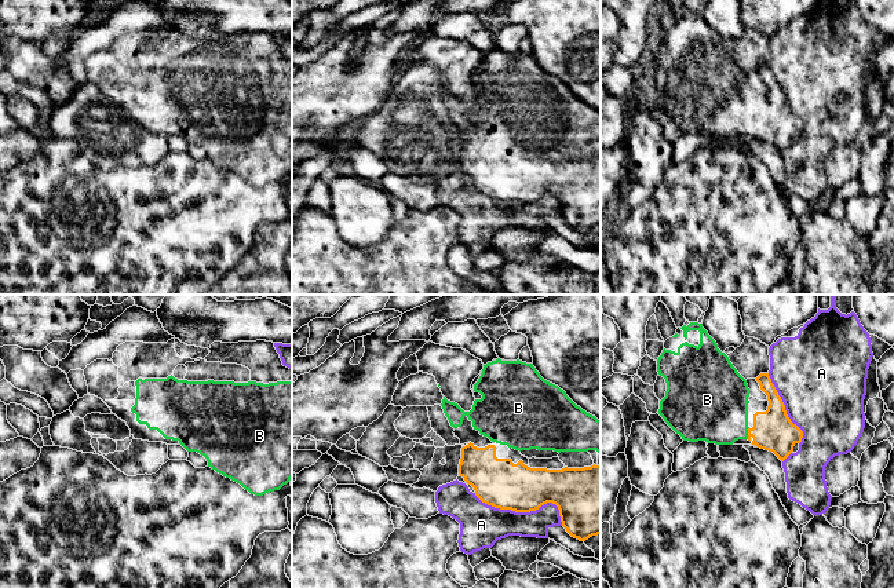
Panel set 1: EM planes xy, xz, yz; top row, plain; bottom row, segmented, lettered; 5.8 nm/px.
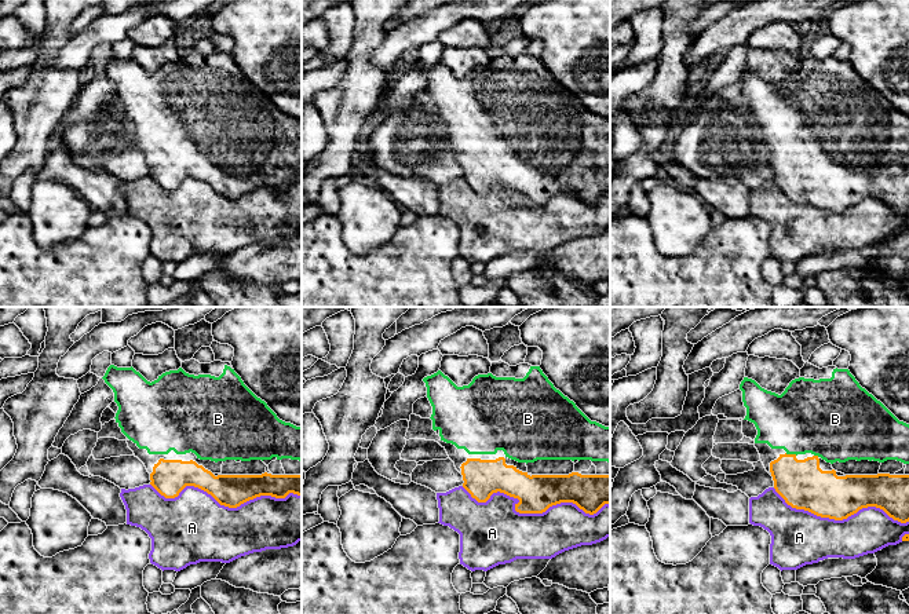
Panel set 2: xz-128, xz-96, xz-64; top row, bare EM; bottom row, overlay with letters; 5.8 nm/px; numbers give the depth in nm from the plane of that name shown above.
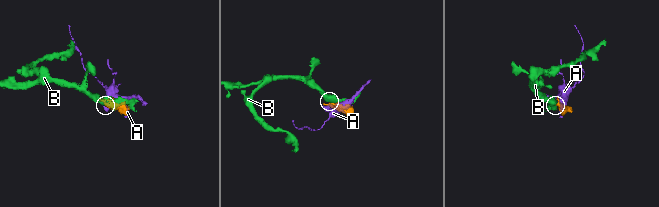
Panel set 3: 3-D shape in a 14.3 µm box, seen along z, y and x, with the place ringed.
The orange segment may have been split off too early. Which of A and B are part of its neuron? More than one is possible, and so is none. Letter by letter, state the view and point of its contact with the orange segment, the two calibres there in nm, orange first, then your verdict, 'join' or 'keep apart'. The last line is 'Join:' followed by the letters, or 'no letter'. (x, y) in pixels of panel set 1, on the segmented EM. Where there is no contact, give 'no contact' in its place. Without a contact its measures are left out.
A: xz (525, 511) | 280/220 nm | keep apart
B: yz (748, 433) | 240/400 nm | join
Join: B

